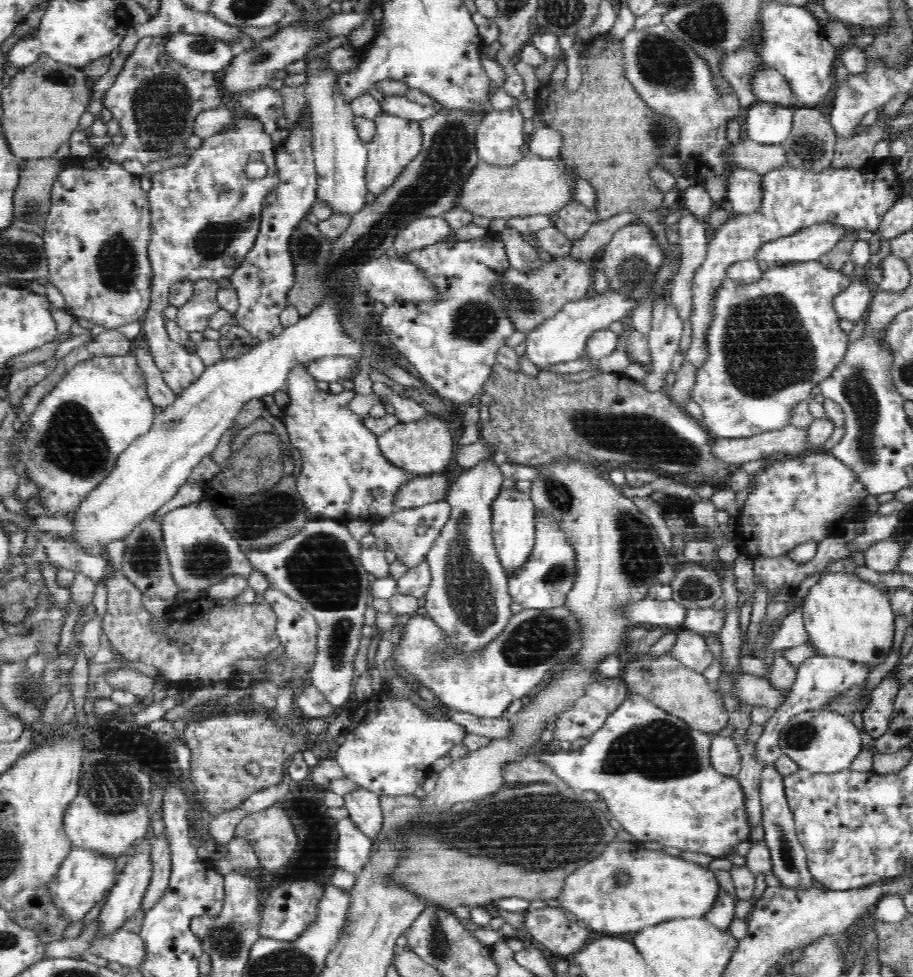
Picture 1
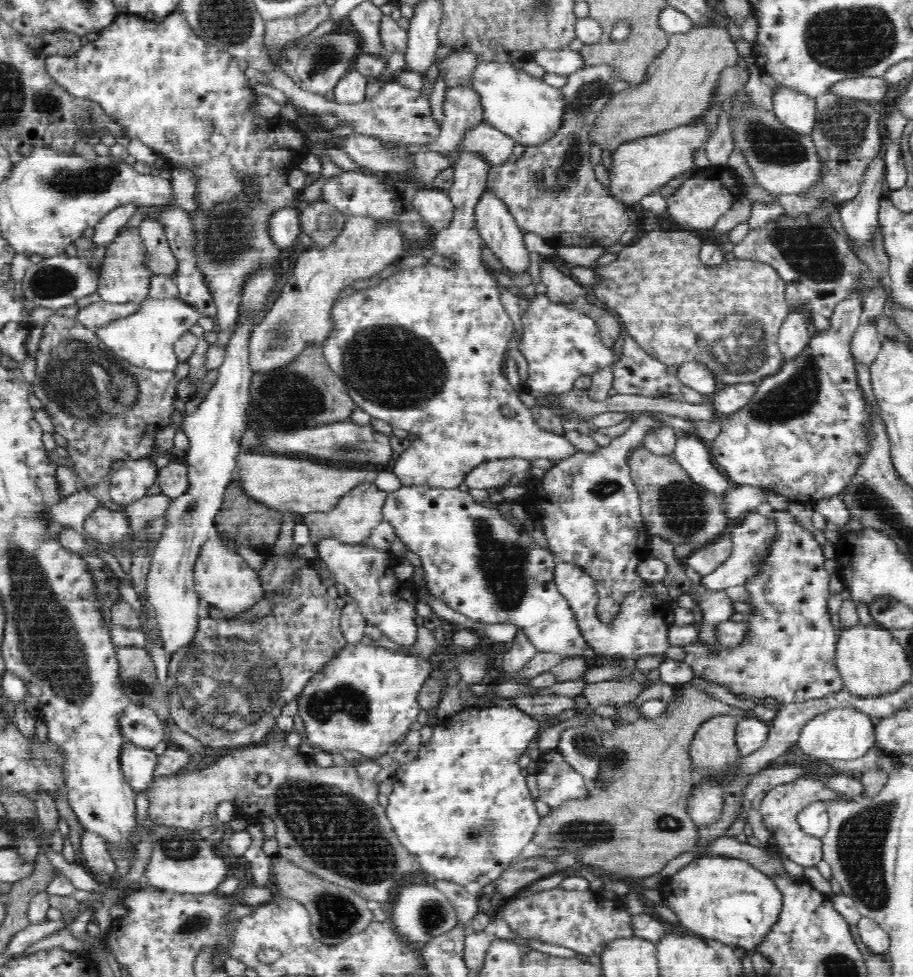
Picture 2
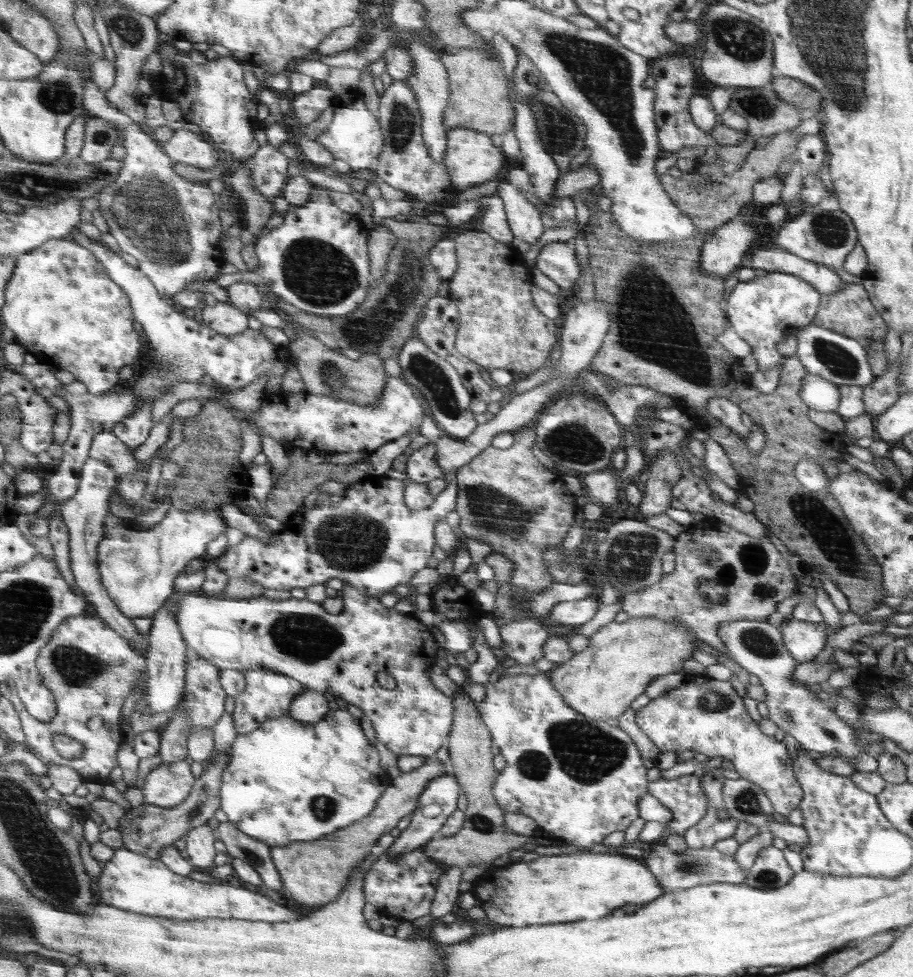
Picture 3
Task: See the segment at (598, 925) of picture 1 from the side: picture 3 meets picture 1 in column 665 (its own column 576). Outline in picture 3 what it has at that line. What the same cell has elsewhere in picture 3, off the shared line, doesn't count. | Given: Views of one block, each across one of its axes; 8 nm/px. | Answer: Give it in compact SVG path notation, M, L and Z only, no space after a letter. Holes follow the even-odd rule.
M584 852L584 854L541 856L532 862L512 862L508 868L506 865L498 867L492 865L492 868L489 867L478 876L472 889L478 906L486 911L488 919L502 927L594 920L600 916L617 914L625 905L642 907L648 902L657 901L665 894L665 888L648 866L642 864L639 859L624 854Z

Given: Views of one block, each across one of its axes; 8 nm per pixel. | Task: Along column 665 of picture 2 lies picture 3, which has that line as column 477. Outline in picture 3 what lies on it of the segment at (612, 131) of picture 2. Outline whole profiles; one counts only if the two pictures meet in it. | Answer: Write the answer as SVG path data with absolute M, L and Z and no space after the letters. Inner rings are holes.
M486 40L488 51L482 49L460 49L458 54L442 53L440 56L444 68L448 70L448 103L444 107L444 128L470 128L484 134L504 134L514 129L516 112L508 98L508 78L500 56L492 46L492 40Z

